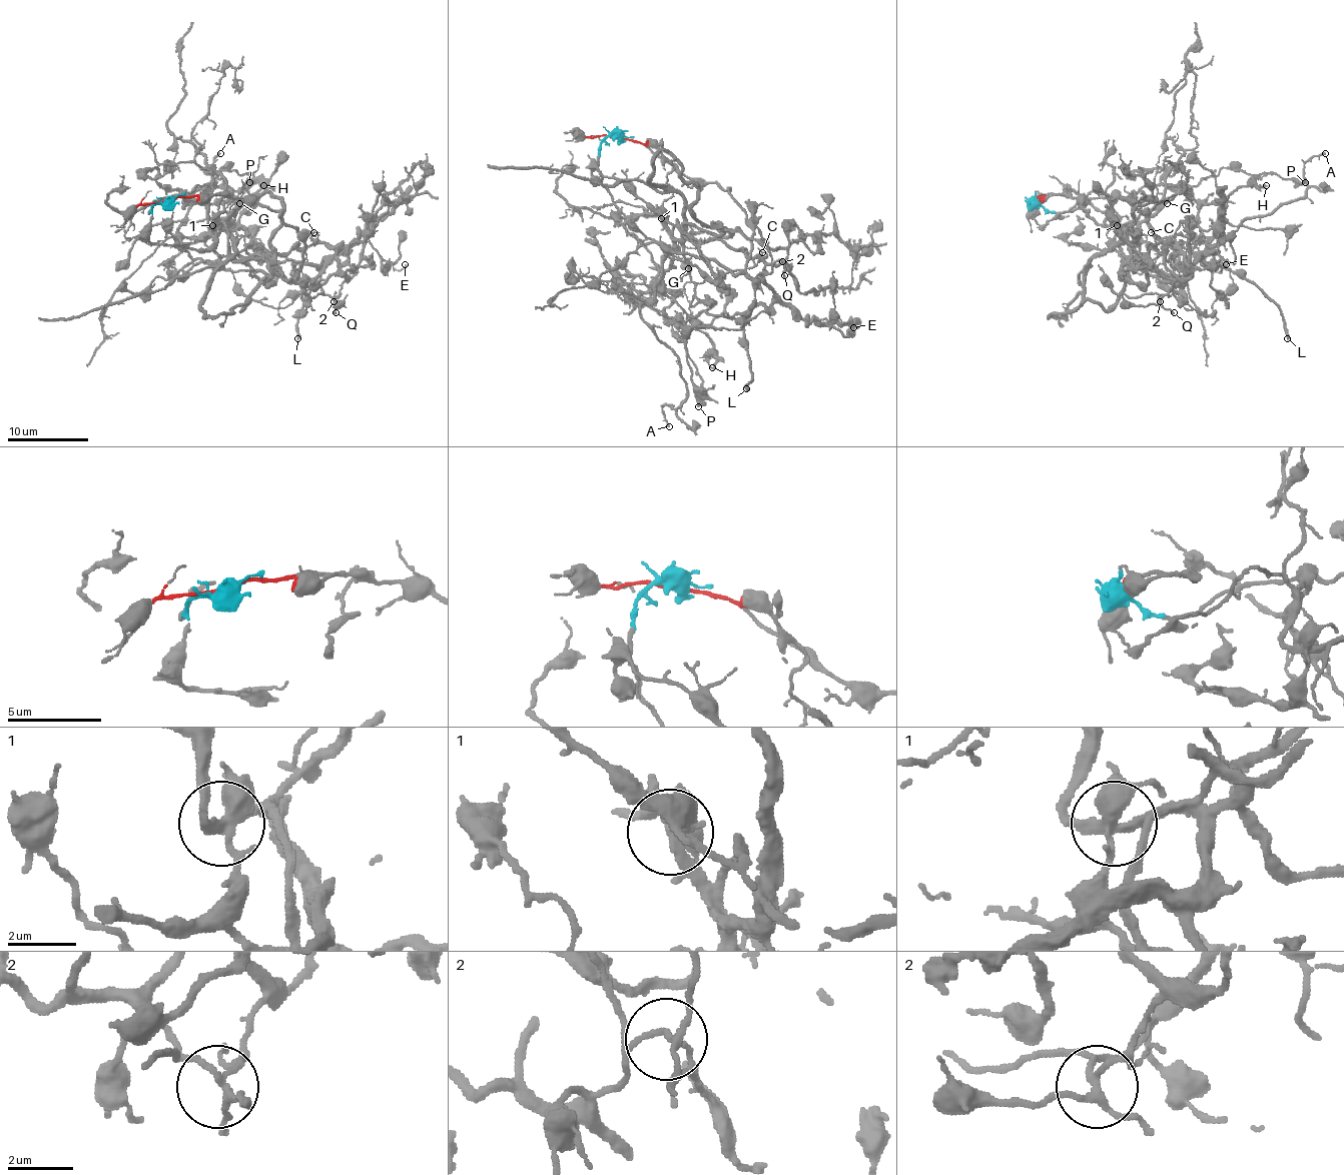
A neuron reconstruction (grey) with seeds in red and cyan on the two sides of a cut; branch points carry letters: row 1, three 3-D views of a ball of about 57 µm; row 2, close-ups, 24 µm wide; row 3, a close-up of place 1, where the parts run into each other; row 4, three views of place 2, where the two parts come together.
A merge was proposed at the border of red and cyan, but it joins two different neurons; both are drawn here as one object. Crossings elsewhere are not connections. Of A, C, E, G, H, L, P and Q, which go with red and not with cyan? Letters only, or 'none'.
E, L, Q

